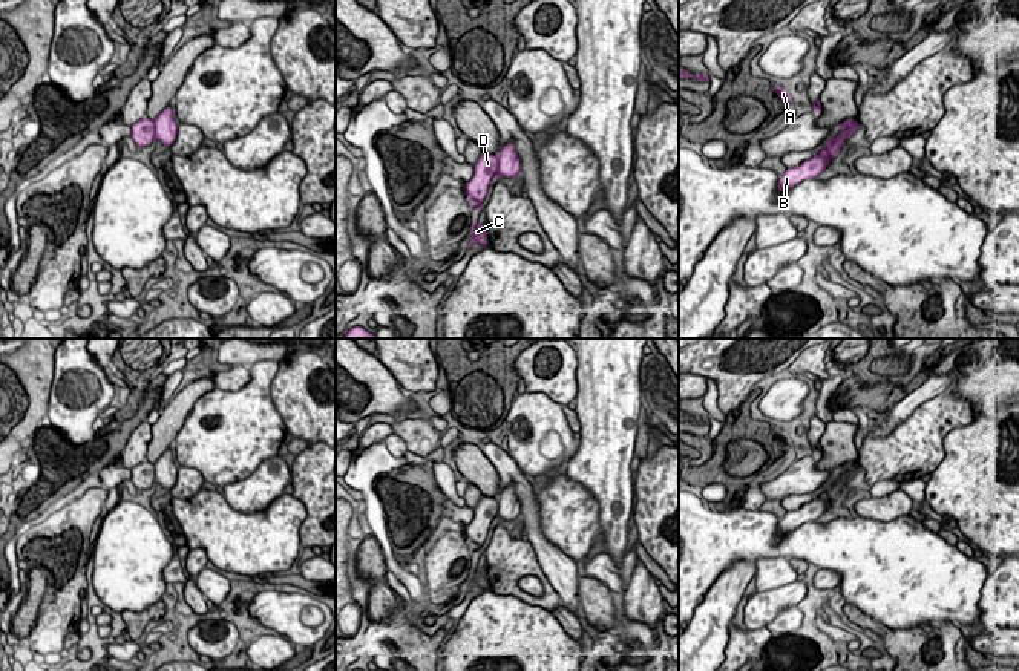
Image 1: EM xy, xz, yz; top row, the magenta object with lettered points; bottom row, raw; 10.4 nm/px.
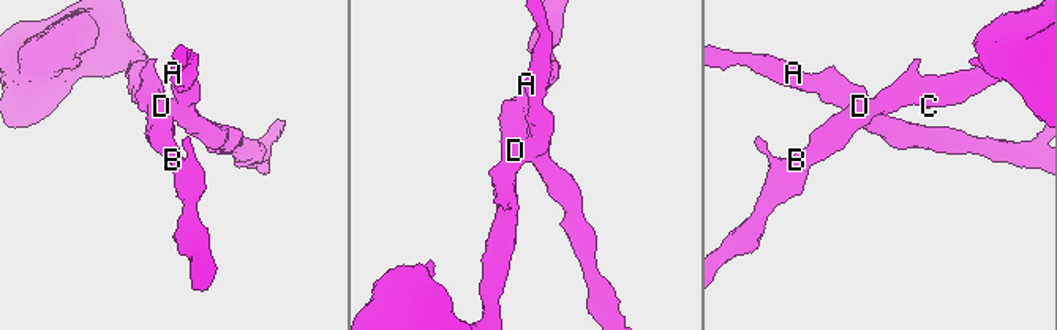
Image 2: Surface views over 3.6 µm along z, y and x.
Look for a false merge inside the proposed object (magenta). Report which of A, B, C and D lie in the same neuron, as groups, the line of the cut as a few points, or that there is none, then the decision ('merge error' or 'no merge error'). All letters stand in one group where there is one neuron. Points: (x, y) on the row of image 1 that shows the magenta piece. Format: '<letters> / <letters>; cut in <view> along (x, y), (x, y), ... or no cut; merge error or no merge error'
A / B C D; cut in xz along (497, 157), (498, 173); merge error

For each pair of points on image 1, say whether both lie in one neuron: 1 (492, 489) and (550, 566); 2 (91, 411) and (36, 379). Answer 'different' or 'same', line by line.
1: different
2: different

